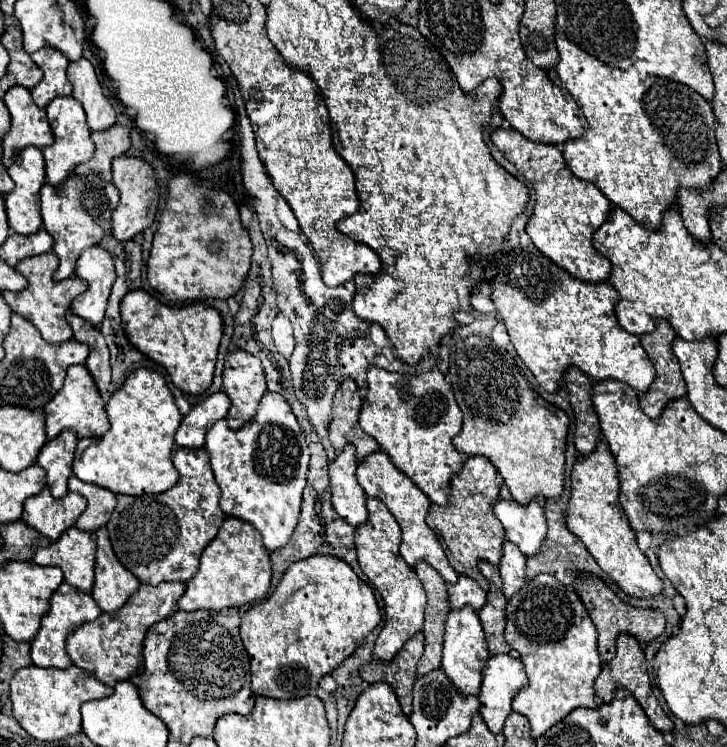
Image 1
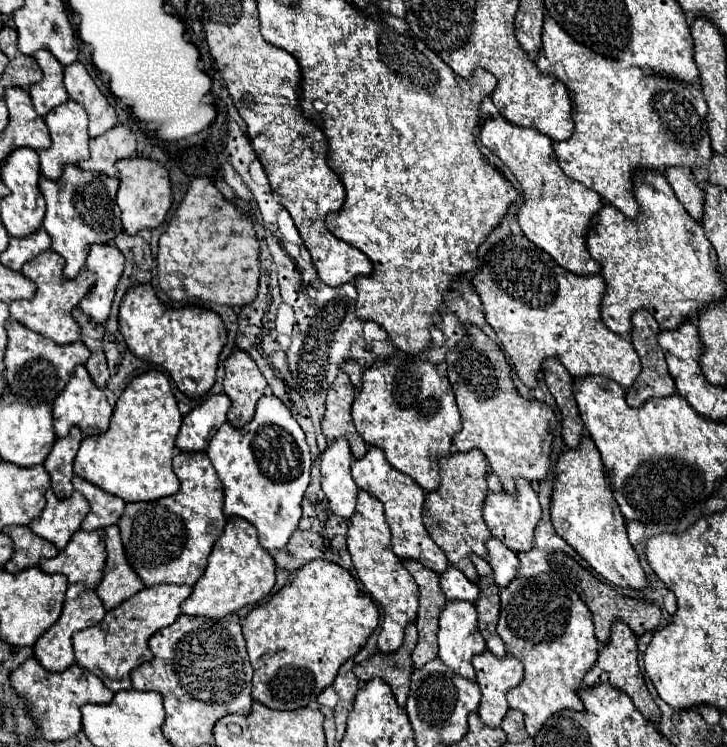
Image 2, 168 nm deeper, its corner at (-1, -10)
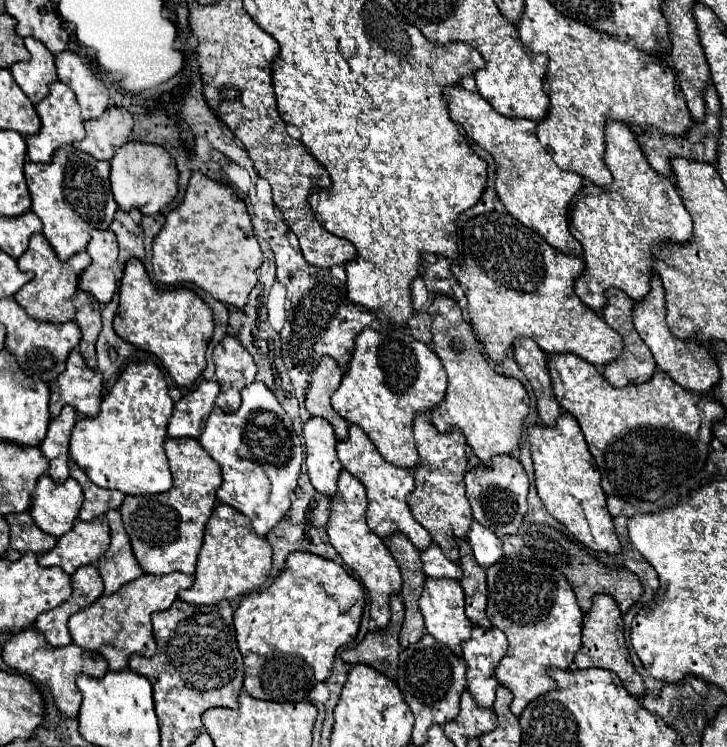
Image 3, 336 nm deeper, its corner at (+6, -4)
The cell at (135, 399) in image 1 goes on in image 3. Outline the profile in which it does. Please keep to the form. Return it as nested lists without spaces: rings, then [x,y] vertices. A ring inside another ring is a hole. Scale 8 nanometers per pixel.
[[[130,363],[104,397],[98,417],[76,421],[70,439],[70,457],[98,487],[118,489],[126,495],[166,493],[172,487],[172,475],[164,441],[172,411],[174,401],[156,363]]]

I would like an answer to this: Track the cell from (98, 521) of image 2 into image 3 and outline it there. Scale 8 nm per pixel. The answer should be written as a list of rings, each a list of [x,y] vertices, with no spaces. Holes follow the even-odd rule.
[[[68,461],[68,467],[70,467],[70,475],[82,485],[82,491],[84,491],[84,505],[80,509],[82,521],[92,521],[94,517],[104,515],[106,511],[118,509],[122,505],[124,493],[102,489],[102,487],[94,485],[74,461]]]

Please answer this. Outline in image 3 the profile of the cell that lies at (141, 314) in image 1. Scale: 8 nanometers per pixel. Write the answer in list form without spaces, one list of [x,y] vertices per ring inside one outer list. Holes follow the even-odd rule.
[[[130,261],[124,267],[120,281],[120,305],[114,317],[114,331],[128,343],[154,353],[168,375],[180,387],[192,387],[192,383],[206,369],[206,347],[214,331],[212,309],[190,289],[158,289],[152,285],[144,263]]]

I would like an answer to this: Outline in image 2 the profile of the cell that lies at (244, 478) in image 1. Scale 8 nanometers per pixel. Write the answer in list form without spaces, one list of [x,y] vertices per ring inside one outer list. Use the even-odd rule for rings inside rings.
[[[261,397],[257,403],[255,419],[241,429],[235,429],[231,423],[225,423],[223,427],[219,427],[217,433],[209,441],[207,455],[213,463],[213,469],[217,471],[219,481],[223,483],[225,515],[243,517],[251,525],[255,525],[259,543],[267,551],[283,549],[299,525],[301,501],[309,485],[309,469],[311,469],[311,455],[305,443],[305,433],[299,427],[299,423],[293,419],[291,411],[277,397]]]

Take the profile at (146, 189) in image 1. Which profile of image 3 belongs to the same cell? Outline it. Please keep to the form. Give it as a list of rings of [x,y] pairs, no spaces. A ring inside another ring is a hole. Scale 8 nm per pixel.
[[[128,141],[116,149],[116,155],[110,161],[110,185],[114,199],[122,211],[132,207],[140,209],[144,215],[154,215],[178,195],[178,169],[174,157],[160,145]]]

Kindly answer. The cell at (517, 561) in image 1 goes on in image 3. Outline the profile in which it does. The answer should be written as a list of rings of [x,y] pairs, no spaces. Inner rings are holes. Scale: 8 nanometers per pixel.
[[[476,521],[472,523],[472,527],[468,531],[468,543],[474,551],[478,565],[482,565],[482,567],[494,565],[502,557],[500,537]]]

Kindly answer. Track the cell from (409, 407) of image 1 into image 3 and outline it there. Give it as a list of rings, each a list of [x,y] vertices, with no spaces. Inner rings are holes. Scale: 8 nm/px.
[[[392,323],[384,325],[380,331],[368,327],[356,335],[354,355],[348,365],[348,371],[344,373],[340,387],[332,393],[332,407],[346,421],[360,425],[388,463],[392,463],[396,467],[412,469],[420,463],[416,443],[412,437],[412,417],[418,411],[434,409],[444,399],[446,383],[448,383],[448,377],[446,377],[446,371],[444,371],[438,355],[426,343],[414,339],[408,333],[408,327],[400,327],[400,325],[392,325]]]

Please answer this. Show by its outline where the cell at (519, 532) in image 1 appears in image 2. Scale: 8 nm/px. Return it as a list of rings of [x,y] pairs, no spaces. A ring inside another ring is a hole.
[[[519,479],[517,481],[517,495],[507,495],[507,493],[487,495],[485,507],[483,507],[483,519],[485,519],[487,527],[491,529],[493,537],[503,541],[511,551],[515,551],[515,553],[529,551],[533,547],[535,527],[541,519],[541,505],[539,505],[537,493],[533,491],[533,487],[525,479]]]

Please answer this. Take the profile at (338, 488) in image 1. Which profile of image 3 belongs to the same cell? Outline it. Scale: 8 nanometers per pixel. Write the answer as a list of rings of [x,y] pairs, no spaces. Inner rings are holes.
[[[312,415],[304,425],[304,443],[306,443],[306,467],[308,477],[316,491],[326,497],[336,493],[336,481],[342,471],[342,465],[336,457],[336,437],[334,429],[324,417]]]

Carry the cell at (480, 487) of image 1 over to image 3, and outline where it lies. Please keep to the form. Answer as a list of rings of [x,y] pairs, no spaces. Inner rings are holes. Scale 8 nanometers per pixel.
[[[424,413],[414,417],[414,441],[420,455],[420,465],[412,469],[416,489],[408,495],[408,505],[414,519],[432,535],[440,545],[444,555],[450,561],[458,561],[458,543],[456,539],[466,539],[466,533],[472,525],[472,513],[468,499],[464,495],[464,471],[468,469],[468,445],[464,435],[458,429],[440,433]]]

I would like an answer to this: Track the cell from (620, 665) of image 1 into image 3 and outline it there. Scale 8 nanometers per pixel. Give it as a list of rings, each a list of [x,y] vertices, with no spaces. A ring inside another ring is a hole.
[[[598,593],[592,599],[592,607],[590,611],[584,615],[584,623],[582,623],[582,647],[578,649],[574,663],[578,669],[588,669],[588,667],[604,667],[614,671],[620,681],[624,683],[624,687],[628,689],[630,695],[634,697],[642,697],[644,695],[644,681],[642,677],[636,673],[634,663],[630,659],[626,641],[624,641],[624,633],[618,627],[618,623],[622,621],[622,613],[616,605],[616,601],[610,595]]]

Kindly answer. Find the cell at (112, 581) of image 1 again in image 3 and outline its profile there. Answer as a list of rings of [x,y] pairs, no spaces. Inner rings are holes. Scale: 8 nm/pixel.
[[[112,509],[106,513],[108,521],[110,521],[110,535],[112,535],[112,543],[110,549],[106,551],[104,557],[100,557],[98,561],[98,571],[104,579],[104,593],[112,595],[114,591],[118,591],[124,583],[130,583],[132,579],[138,579],[144,571],[138,565],[132,547],[130,547],[130,539],[126,535],[122,517],[118,509]]]

